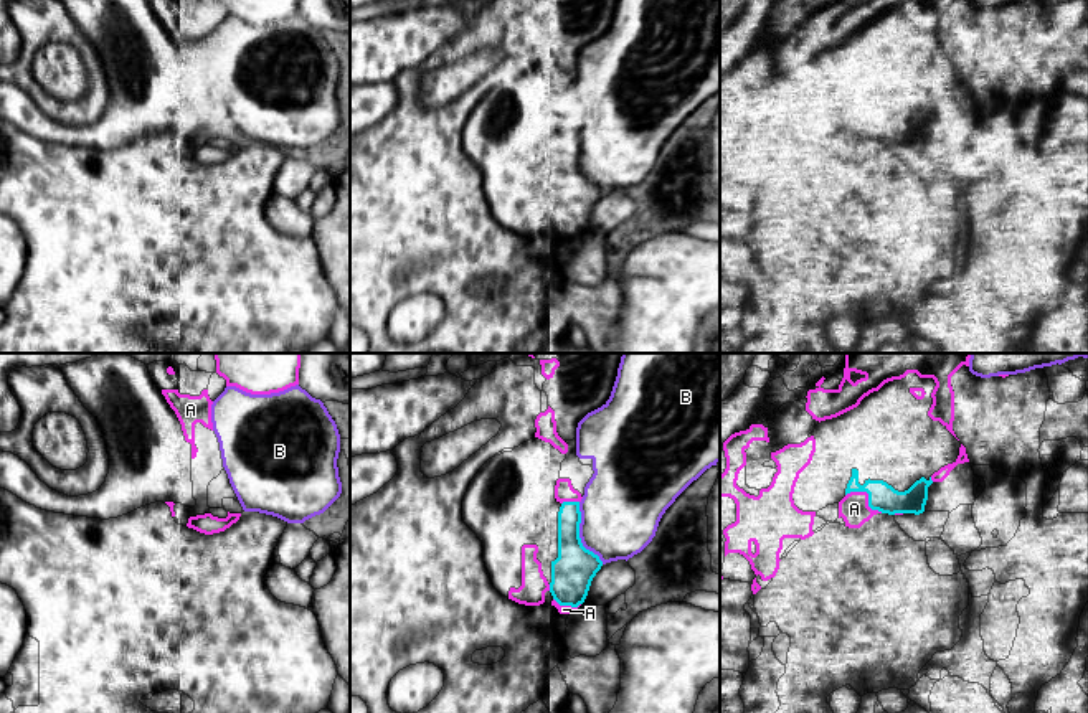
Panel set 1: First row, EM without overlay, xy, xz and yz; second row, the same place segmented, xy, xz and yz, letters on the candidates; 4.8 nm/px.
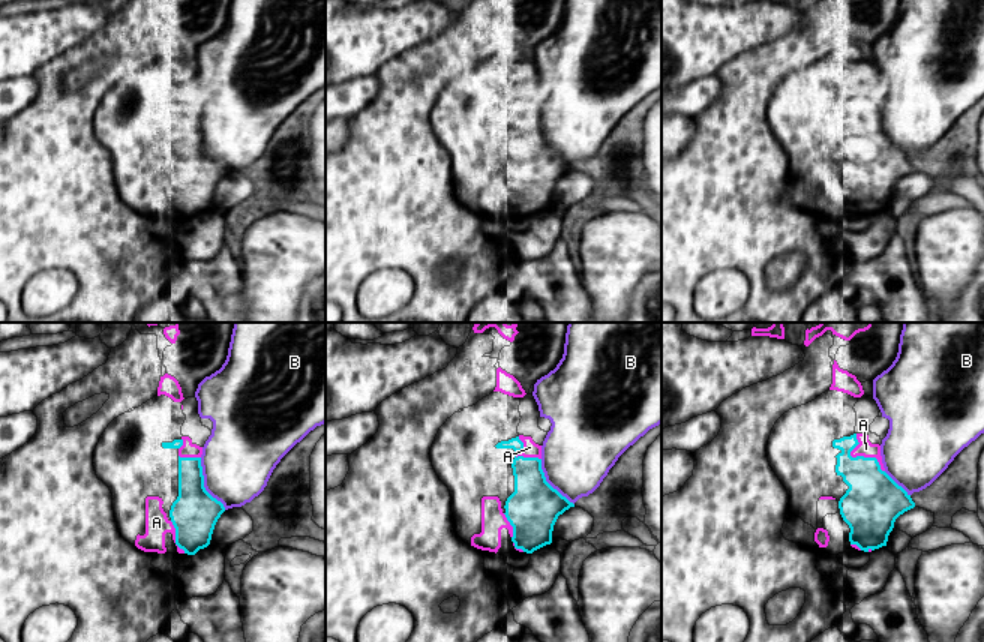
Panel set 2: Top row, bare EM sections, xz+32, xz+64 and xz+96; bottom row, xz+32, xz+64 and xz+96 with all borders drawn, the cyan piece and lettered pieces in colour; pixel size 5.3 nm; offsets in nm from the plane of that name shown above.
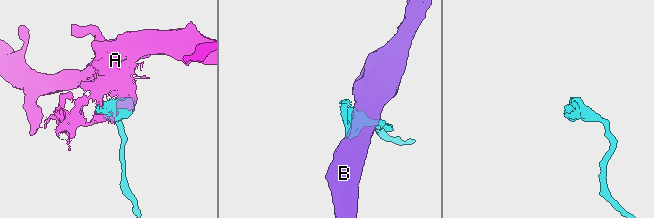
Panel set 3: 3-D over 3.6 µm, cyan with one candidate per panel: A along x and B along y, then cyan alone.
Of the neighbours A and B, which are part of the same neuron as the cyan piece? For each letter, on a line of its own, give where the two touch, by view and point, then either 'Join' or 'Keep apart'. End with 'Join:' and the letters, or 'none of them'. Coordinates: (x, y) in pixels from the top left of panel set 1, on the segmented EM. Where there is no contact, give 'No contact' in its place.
A: Touches cyan at yz (869, 495). Keep apart
B: Touches cyan at xz (578, 535). Keep apart
Join: none of them

